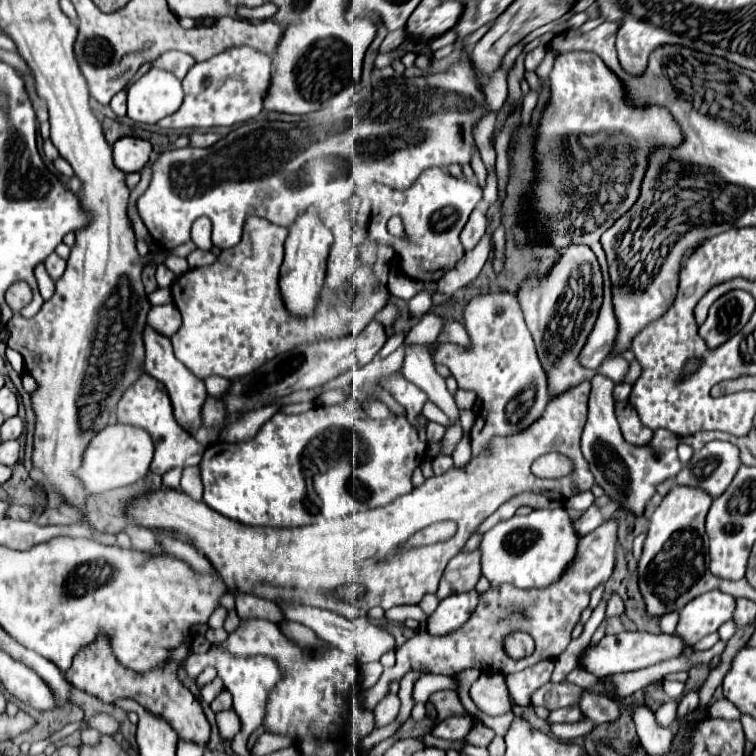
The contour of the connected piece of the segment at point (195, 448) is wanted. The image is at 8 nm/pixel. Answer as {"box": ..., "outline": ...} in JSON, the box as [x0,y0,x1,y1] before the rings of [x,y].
{"box":[117,372,205,474],"outline":[[[145,372],[135,380],[135,384],[131,384],[123,392],[123,396],[117,404],[117,422],[119,424],[131,424],[135,428],[143,428],[151,434],[153,444],[155,444],[155,456],[151,462],[151,472],[155,472],[155,474],[165,474],[173,468],[197,466],[203,452],[205,452],[205,448],[189,432],[183,432],[183,428],[179,428],[177,420],[173,416],[171,400],[169,400],[163,384],[159,384],[159,380],[151,378]]]}

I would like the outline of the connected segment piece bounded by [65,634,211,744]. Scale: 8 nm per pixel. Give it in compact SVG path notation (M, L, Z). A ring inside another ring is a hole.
M103 634L95 640L95 644L91 642L77 652L77 656L73 658L73 666L65 672L65 676L75 688L79 688L79 690L83 690L107 704L111 704L117 698L133 698L143 708L147 708L149 714L163 718L167 724L171 724L171 728L175 732L179 732L181 738L195 740L199 744L207 744L209 734L211 734L211 726L201 710L199 700L177 678L177 670L179 670L181 662L191 654L191 642L193 642L193 638L187 636L183 646L177 646L171 650L171 660L167 660L163 666L147 670L147 672L135 672L135 670L129 670L127 666L123 666L115 658L115 654L111 650L109 636Z

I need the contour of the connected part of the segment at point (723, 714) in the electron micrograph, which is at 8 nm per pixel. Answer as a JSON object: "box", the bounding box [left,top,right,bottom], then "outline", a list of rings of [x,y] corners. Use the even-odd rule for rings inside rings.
{"box":[709,700,741,718],"outline":[[[717,700],[709,706],[709,716],[717,716],[717,718],[741,718],[741,712],[729,704],[729,700]]]}

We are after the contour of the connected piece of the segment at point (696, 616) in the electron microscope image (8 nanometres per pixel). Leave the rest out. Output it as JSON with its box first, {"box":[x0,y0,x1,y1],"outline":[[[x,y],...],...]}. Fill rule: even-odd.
{"box":[677,590,735,644],"outline":[[[711,590],[695,600],[691,600],[681,612],[677,622],[677,634],[691,644],[699,642],[703,636],[717,632],[717,628],[733,618],[735,612],[735,598],[731,594]]]}

